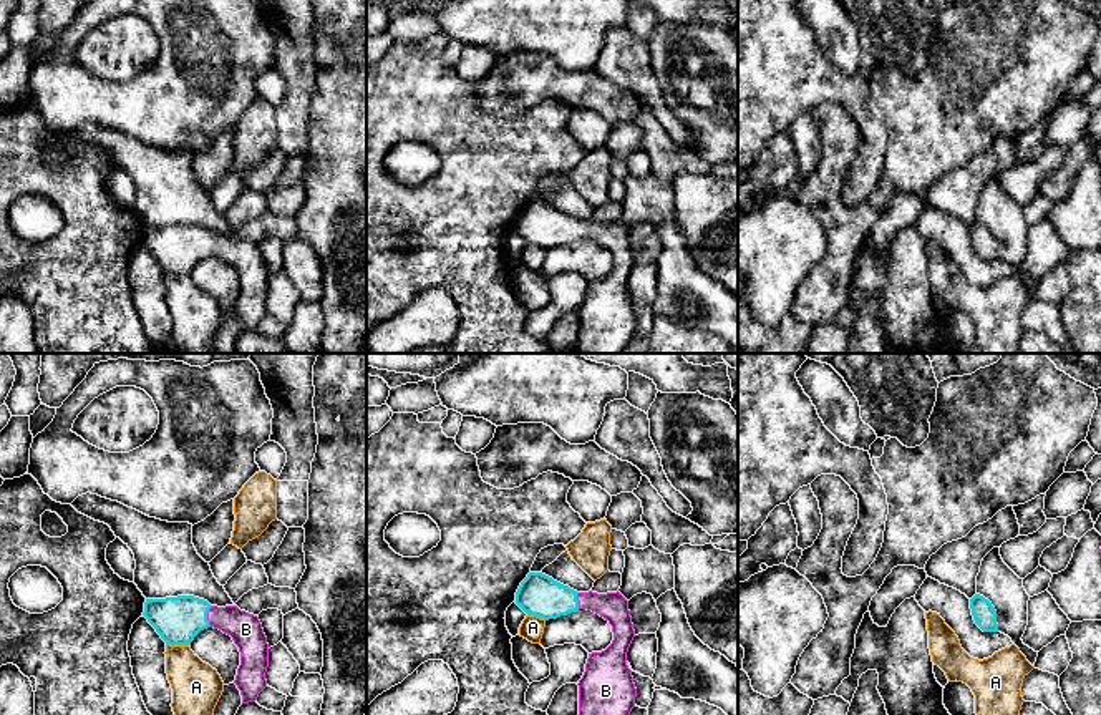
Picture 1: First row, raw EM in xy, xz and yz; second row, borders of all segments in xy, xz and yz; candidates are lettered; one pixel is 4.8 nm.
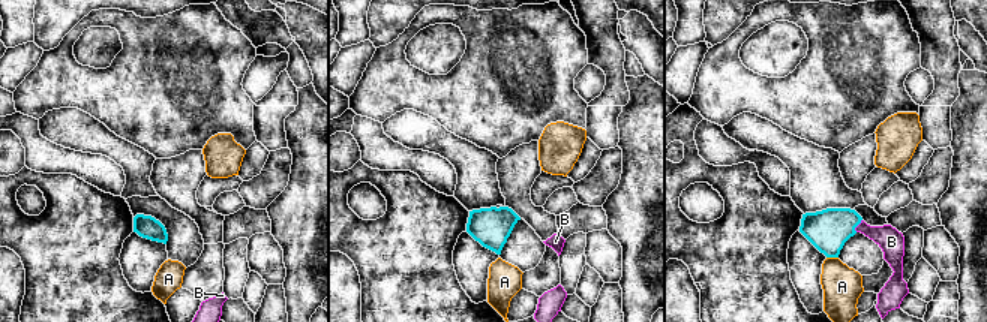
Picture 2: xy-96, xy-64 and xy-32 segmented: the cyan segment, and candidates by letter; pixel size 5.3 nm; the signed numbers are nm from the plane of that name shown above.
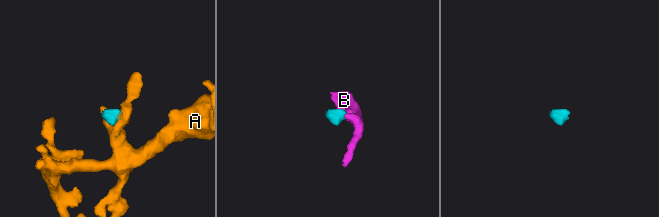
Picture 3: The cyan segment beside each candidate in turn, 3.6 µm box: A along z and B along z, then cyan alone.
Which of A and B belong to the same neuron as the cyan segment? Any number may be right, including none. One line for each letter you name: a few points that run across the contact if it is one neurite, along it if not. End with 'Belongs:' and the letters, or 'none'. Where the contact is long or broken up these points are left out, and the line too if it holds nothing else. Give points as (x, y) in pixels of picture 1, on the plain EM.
B: line xy (179, 248), (184, 244), (206, 244), (231, 248), (246, 257)
Belongs: B

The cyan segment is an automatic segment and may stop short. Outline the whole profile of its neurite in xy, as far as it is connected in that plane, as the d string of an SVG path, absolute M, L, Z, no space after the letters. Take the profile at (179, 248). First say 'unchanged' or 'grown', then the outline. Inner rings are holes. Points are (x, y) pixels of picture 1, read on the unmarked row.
grown | M194 224L146 227L143 244L169 274L191 274L207 255L230 264L240 280L234 312L240 319L242 332L255 330L267 315L269 272L257 244L237 234L211 234Z

